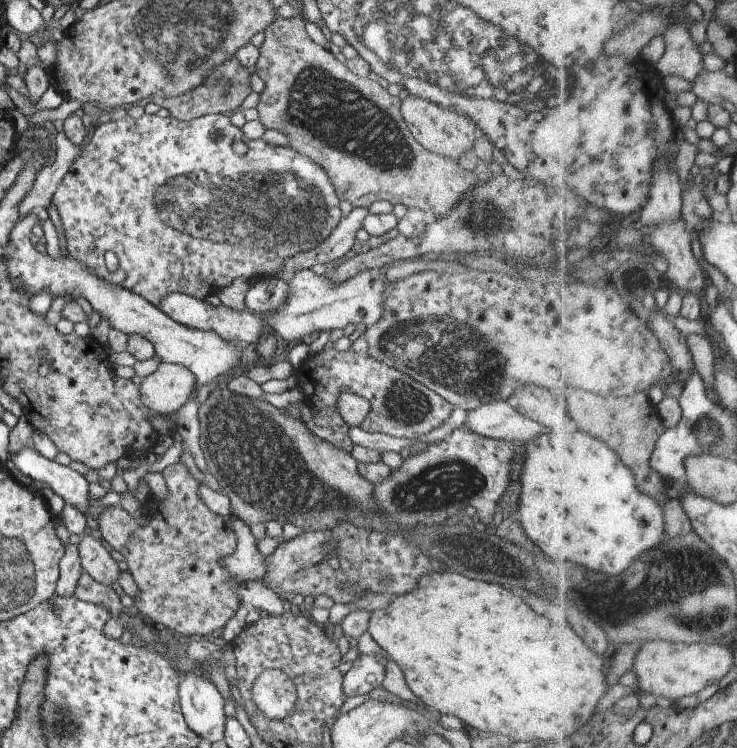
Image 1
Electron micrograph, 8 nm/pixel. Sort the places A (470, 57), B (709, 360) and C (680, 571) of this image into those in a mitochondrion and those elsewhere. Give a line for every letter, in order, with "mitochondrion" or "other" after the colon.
A: mitochondrion
B: other
C: mitochondrion

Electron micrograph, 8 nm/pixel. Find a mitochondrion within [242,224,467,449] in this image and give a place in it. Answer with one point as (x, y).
(406, 404)

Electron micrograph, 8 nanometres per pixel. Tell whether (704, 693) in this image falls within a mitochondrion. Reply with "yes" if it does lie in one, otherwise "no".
no

